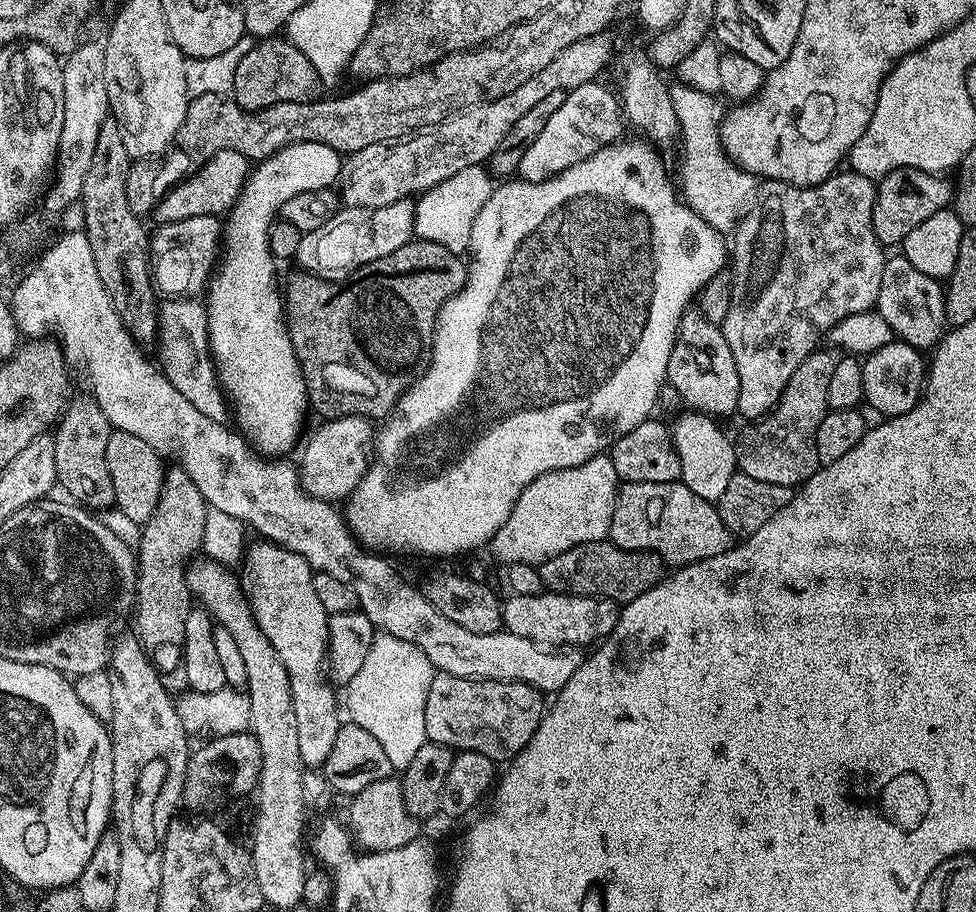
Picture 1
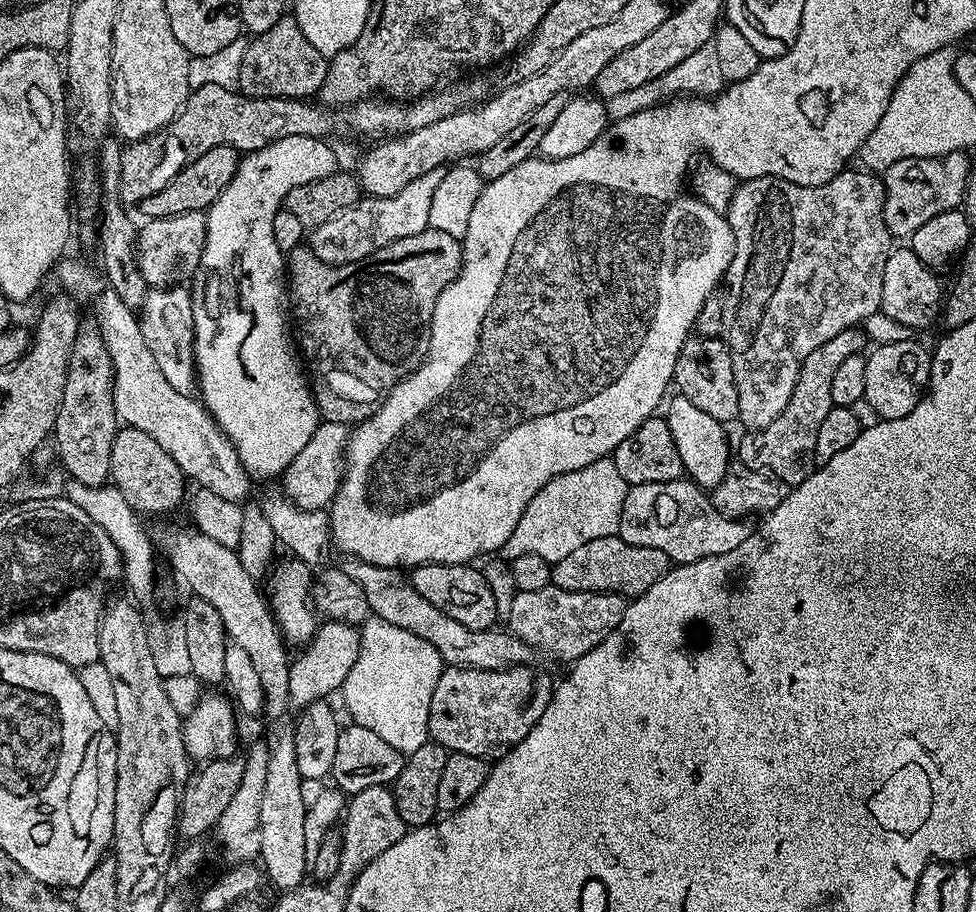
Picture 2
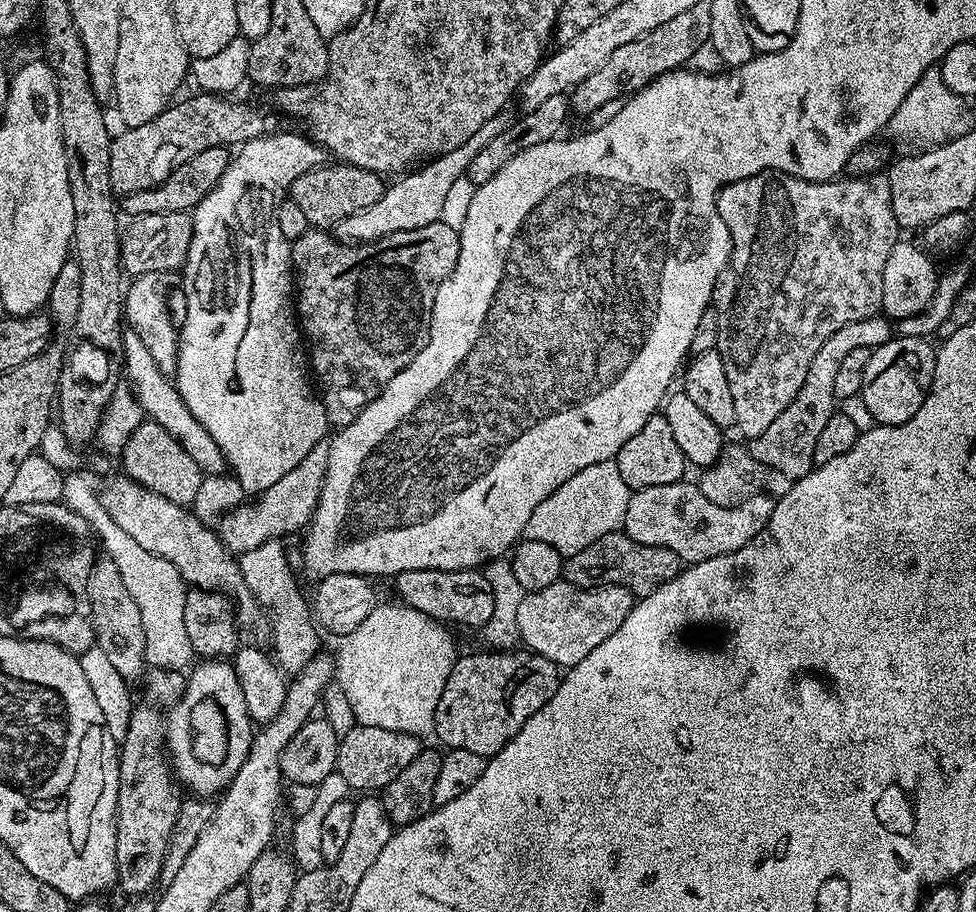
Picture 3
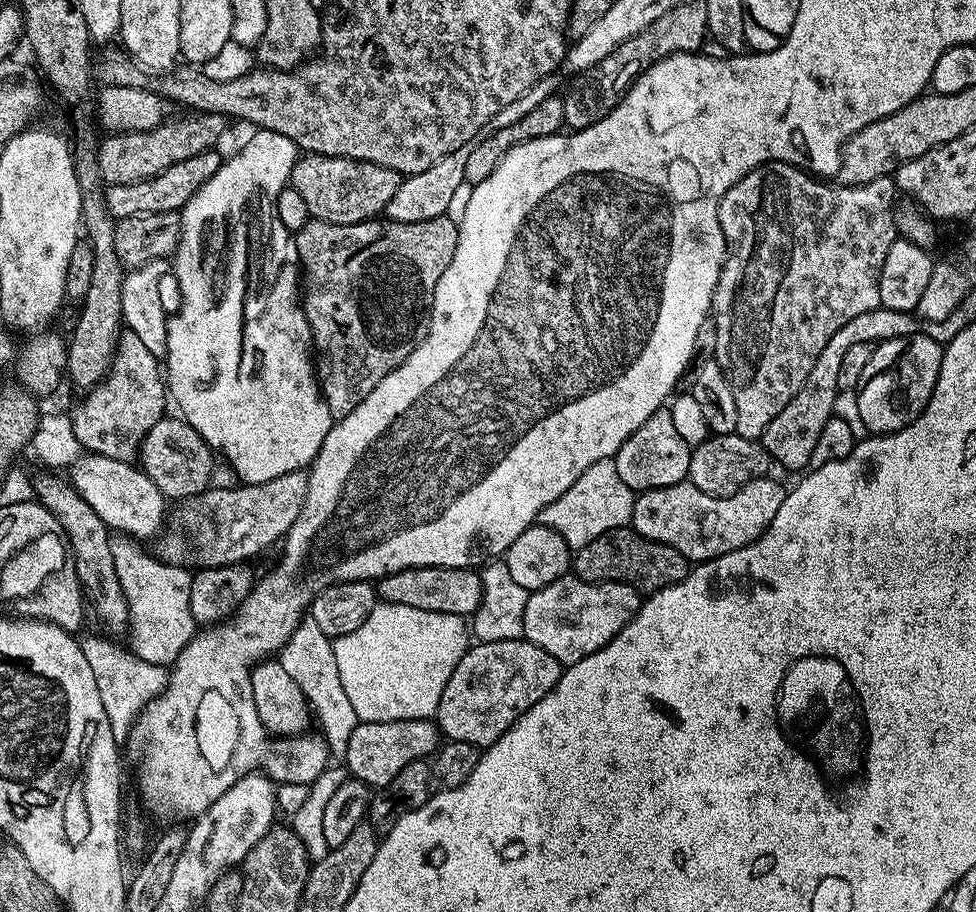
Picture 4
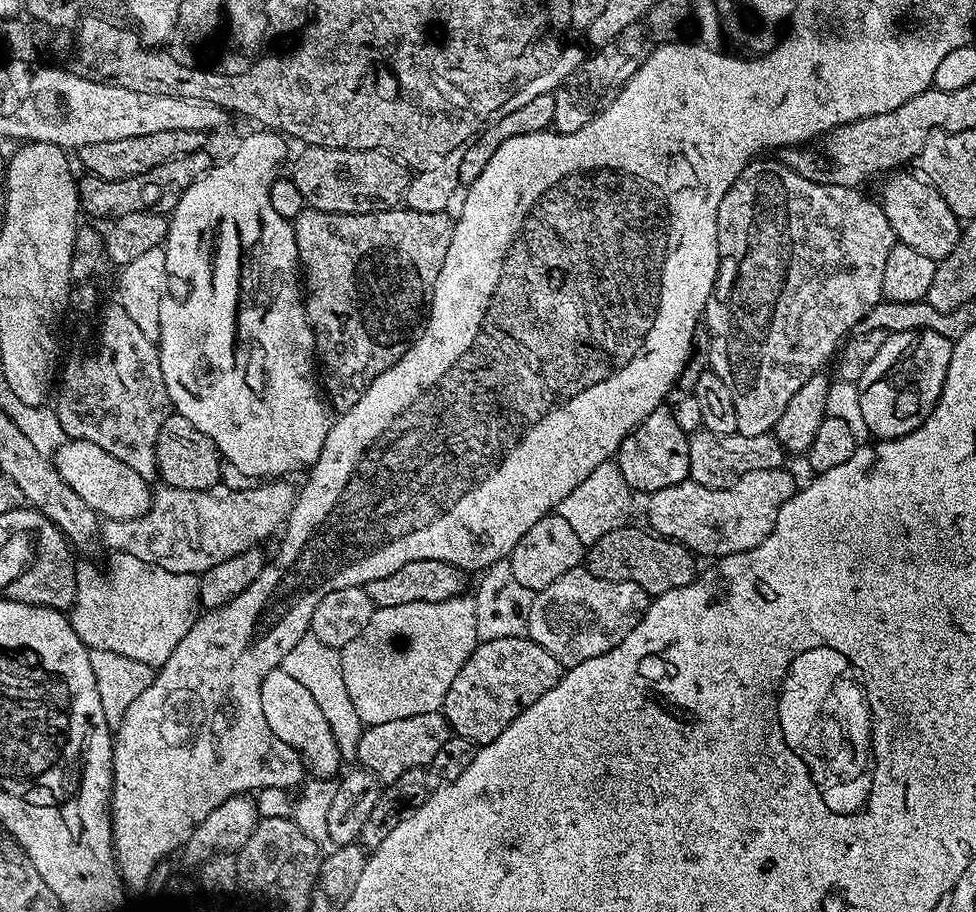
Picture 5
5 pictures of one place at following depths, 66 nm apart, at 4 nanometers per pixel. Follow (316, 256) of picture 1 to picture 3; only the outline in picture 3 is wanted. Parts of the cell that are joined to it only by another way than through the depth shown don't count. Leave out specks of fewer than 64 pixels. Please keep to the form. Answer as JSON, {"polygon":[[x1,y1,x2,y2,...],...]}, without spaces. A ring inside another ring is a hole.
{"polygon":[[501,114,482,122,482,127,462,146,442,156,433,157,421,167,422,170,416,168,399,177,394,186,385,187,383,196,378,198,373,206,355,211,354,214,340,220,334,228,336,238,345,243,371,243,392,233,418,229,440,219,448,191,458,178,467,173,471,159,490,142,490,138,498,138,498,134,502,134,502,130,508,128,510,120,506,117,507,115]]}

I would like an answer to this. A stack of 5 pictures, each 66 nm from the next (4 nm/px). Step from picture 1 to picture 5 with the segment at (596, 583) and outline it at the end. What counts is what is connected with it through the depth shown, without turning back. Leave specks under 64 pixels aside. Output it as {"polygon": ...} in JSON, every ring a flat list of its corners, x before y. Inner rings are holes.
{"polygon":[[625,526,610,530,602,538,587,545,586,570,598,578,634,582,642,586,642,590,646,590,652,598,675,588,690,586,690,582,694,582,698,575,697,557,693,552,677,540,668,540,651,530,641,528]]}

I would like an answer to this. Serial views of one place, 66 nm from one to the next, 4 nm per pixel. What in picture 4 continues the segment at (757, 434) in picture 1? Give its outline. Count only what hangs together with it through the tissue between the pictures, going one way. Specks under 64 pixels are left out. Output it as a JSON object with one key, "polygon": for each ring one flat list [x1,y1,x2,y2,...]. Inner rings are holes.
{"polygon":[[878,307,874,310,866,310,866,314,858,314,845,322,843,326,822,346,822,354,818,354,818,362,806,374,806,382,802,382,802,390,786,402,782,414,766,426,761,434,759,443,769,452,773,461,784,468,804,468,810,465,810,454,814,454,814,446,826,427,826,422,836,411,836,393,841,391,838,386,838,366,842,366,842,358,850,350,850,346,858,346,858,342,866,342,877,345,885,340,902,338,913,335,917,331,918,320,913,313,890,310,886,307]]}

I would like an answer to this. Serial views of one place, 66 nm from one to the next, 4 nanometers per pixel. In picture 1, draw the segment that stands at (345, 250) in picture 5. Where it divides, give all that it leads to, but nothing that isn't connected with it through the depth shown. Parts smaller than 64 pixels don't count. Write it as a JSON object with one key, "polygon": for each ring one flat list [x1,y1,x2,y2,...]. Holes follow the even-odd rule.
{"polygon":[[412,238,408,244,392,254,387,254,384,258,362,265,356,272,351,273,342,280,323,280,317,276,312,276,308,271,297,271,297,276,292,276,288,280,288,288,283,289,282,299,284,311,288,321,288,333,290,342,294,346,294,354,302,366,304,380,308,384,308,402,314,409,321,412,321,417,329,420,337,420,343,416,367,416,369,418,384,418,396,407,400,397,412,387,413,382,428,368,428,363,432,360,432,343,436,333,436,319,442,310,442,306,451,296,456,296,463,290,464,283,468,281,468,270,465,261,457,253,446,250,446,246,438,246,438,242,426,242,419,238]]}

